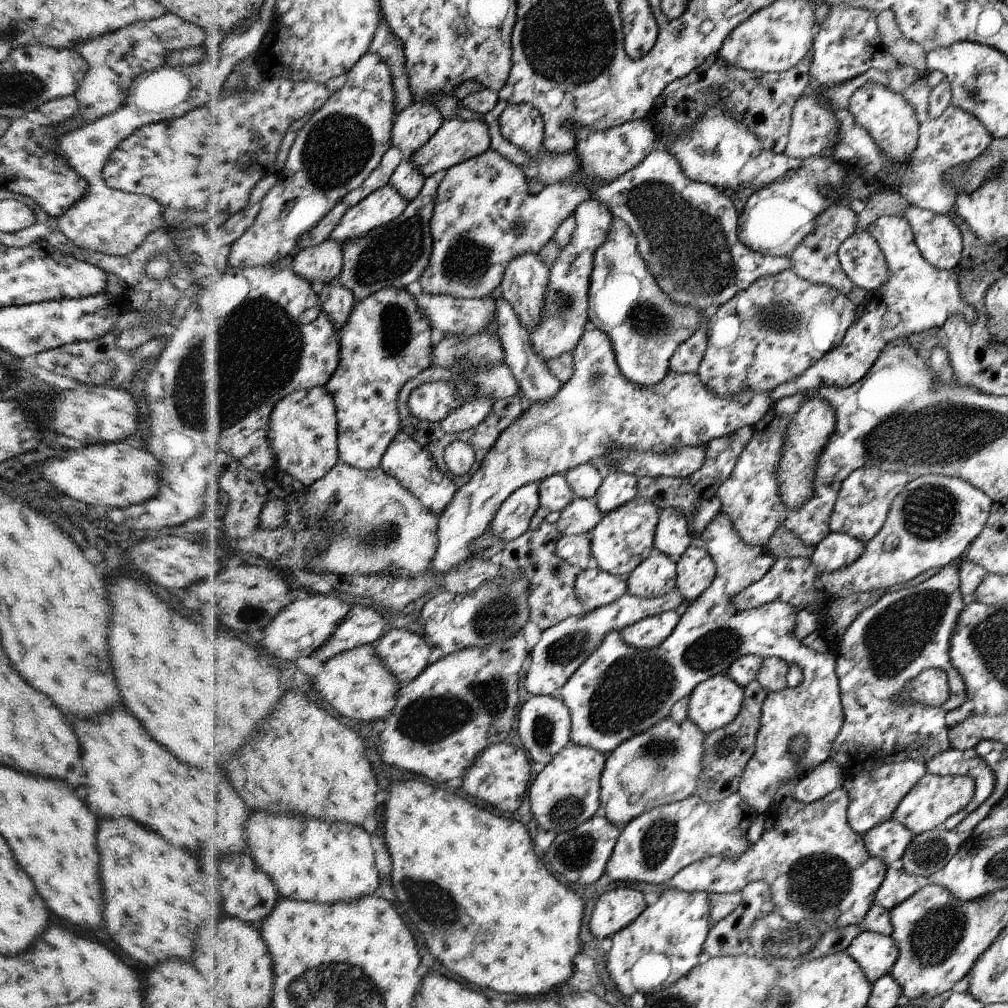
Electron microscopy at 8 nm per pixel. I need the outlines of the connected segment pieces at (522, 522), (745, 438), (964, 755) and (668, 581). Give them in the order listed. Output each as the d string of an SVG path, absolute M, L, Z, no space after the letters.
M539 483L524 485L502 504L490 530L494 536L510 543L529 529L539 506Z
M746 425L726 437L711 440L706 445L705 463L687 479L704 500L717 496L720 486L733 474L746 445L754 436L754 426Z
M951 746L947 751L926 762L926 772L939 775L966 775L975 780L972 800L960 812L949 816L948 820L943 822L943 828L948 830L958 827L972 811L986 803L995 791L994 770L975 749L959 751Z
M657 552L648 558L648 564L640 563L636 576L627 576L627 592L651 599L668 594L678 586L678 563L664 553Z

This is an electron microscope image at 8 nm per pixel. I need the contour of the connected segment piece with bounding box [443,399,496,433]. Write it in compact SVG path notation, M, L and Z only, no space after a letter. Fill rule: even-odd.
M476 399L464 404L443 422L444 430L449 433L456 433L464 432L469 428L476 428L487 418L495 402L492 399Z

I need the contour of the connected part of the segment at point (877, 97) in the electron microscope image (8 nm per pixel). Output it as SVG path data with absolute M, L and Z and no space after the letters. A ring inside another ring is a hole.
M866 83L852 96L850 110L877 139L882 153L893 163L906 163L919 143L919 124L909 102L900 94L879 83Z

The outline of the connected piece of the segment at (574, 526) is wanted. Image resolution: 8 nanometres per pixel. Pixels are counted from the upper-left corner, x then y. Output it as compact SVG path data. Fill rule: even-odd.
M575 497L561 512L556 526L563 535L592 533L592 529L603 519L603 515L595 497Z

